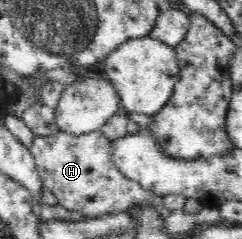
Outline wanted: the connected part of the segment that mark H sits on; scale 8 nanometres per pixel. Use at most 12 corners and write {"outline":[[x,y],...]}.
{"outline":[[101,130],[34,135],[39,179],[86,218],[164,196],[125,178]]}

